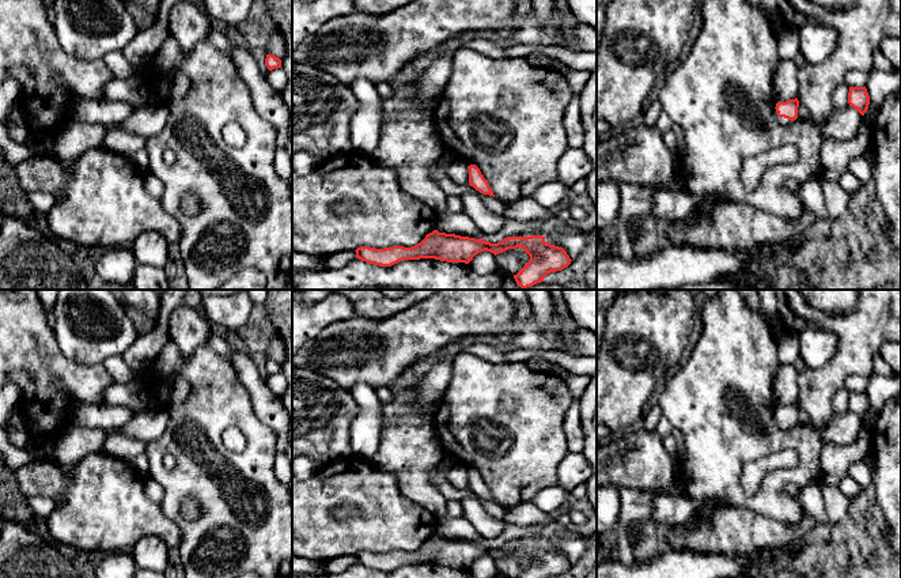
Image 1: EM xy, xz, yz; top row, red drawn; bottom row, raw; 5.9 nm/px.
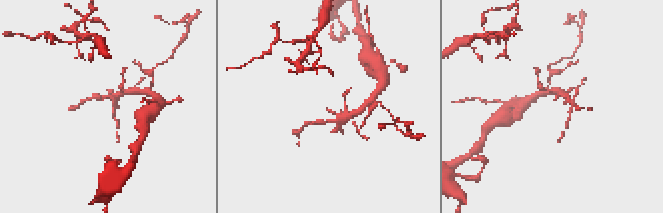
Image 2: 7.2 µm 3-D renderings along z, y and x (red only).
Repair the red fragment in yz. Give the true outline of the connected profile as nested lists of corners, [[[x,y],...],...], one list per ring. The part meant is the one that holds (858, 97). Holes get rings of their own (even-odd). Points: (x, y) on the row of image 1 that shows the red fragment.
[[[849,87],[848,103],[853,109],[856,109],[862,116],[864,116],[870,105],[870,97],[868,97],[867,88],[866,87]]]

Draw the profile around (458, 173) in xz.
[[[451,163],[447,169],[447,175],[457,185],[469,184],[469,169],[463,163]]]

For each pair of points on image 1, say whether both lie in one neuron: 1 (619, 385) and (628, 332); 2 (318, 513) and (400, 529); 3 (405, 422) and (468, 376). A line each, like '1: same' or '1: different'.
1: same
2: same
3: different

